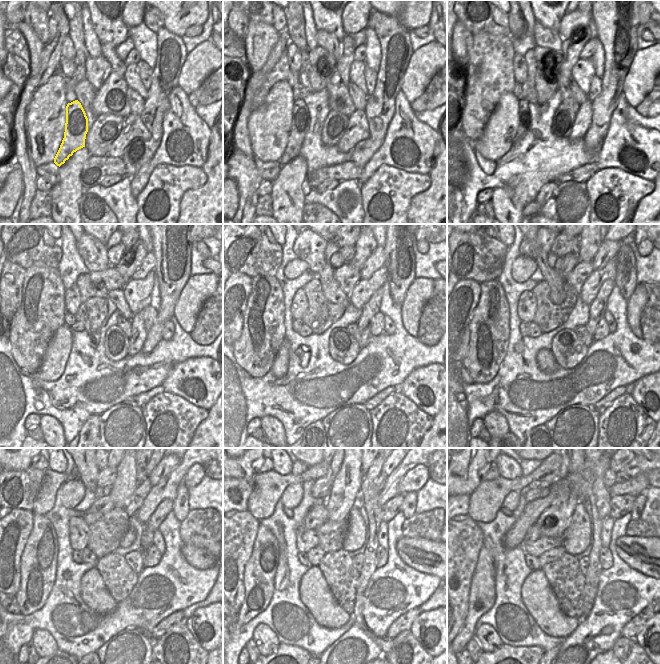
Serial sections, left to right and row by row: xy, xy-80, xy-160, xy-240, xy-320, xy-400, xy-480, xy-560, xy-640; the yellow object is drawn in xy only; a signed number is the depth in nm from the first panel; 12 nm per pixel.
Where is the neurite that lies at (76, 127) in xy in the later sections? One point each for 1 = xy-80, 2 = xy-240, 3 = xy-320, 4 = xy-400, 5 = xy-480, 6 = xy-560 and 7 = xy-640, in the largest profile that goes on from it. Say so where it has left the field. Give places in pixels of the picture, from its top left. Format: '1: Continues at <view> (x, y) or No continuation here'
1: Continues at xy-80 (301, 118)
2: Continues at xy-240 (78, 326)
3: Continues at xy-320 (305, 330)
4: Continues at xy-400 (534, 331)
5: Continues at xy-480 (88, 556)
6: Continues at xy-560 (315, 555)
7: Continues at xy-640 (554, 554).

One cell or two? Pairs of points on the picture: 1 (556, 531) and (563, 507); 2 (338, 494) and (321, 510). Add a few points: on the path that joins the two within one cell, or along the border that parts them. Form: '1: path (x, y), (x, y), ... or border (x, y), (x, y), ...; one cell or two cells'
1: path (557, 525), (560, 513); one cell
2: border (324, 504), (328, 519); two cells

